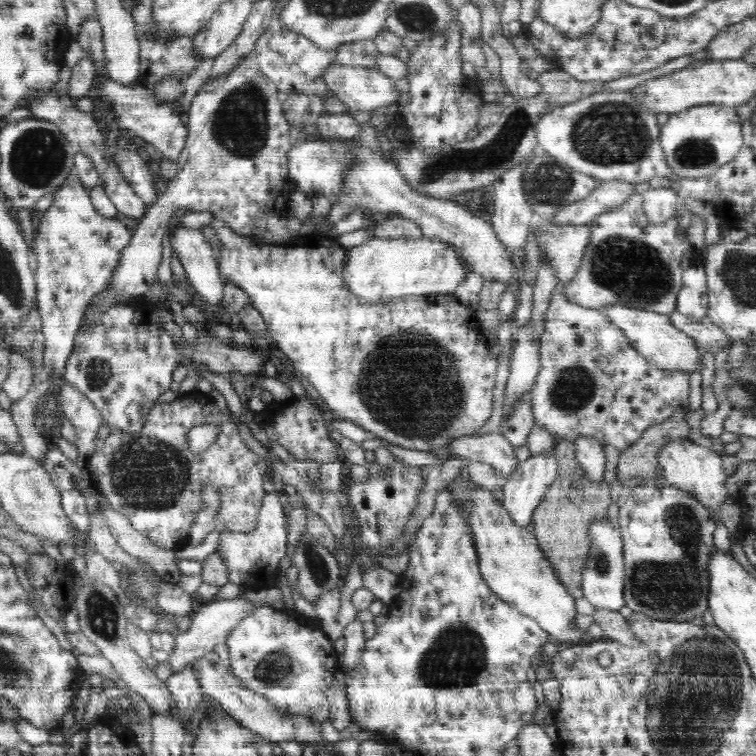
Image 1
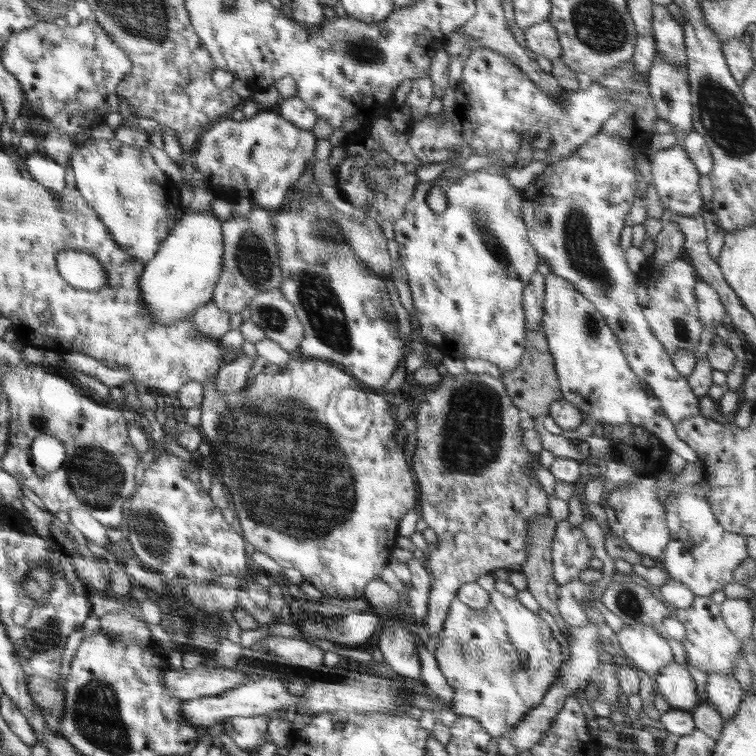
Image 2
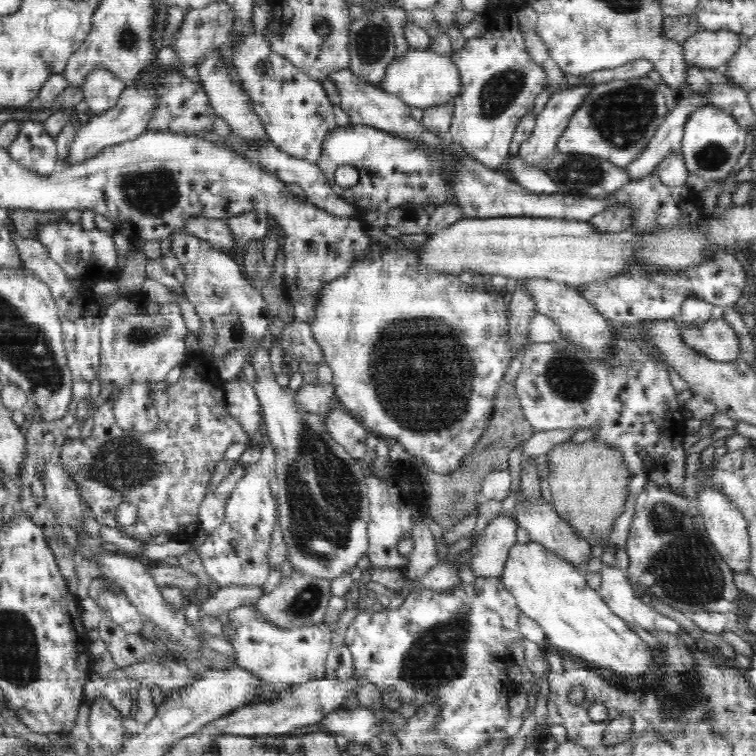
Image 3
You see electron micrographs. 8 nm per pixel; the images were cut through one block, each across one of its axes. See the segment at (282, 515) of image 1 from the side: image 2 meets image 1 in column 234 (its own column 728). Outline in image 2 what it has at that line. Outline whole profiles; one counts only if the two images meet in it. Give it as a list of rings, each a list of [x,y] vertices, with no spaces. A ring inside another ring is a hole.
[[[698,485],[689,486],[680,490],[677,496],[668,498],[666,502],[665,518],[670,534],[670,542],[664,550],[664,570],[669,574],[669,578],[685,584],[695,594],[695,596],[711,596],[715,590],[720,590],[733,582],[733,571],[748,559],[748,548],[746,548],[746,537],[728,533],[722,526],[718,525],[716,516],[710,509],[704,492]]]

